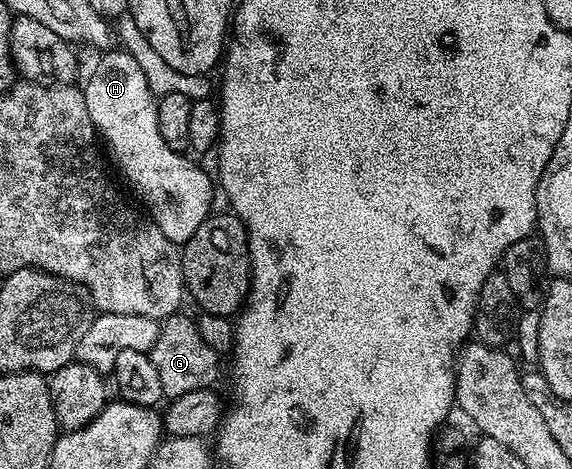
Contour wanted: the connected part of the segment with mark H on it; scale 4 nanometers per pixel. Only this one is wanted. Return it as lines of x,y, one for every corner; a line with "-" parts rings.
111,49
100,55
103,56
92,69
87,87
82,88
98,138
105,147
107,142
120,173
143,198
151,222
169,237
169,241
185,244
212,214
212,176
196,160
194,163
186,159
188,156
184,152
165,145
165,137
161,137
161,129
157,129
157,97
149,89
141,65
122,49

